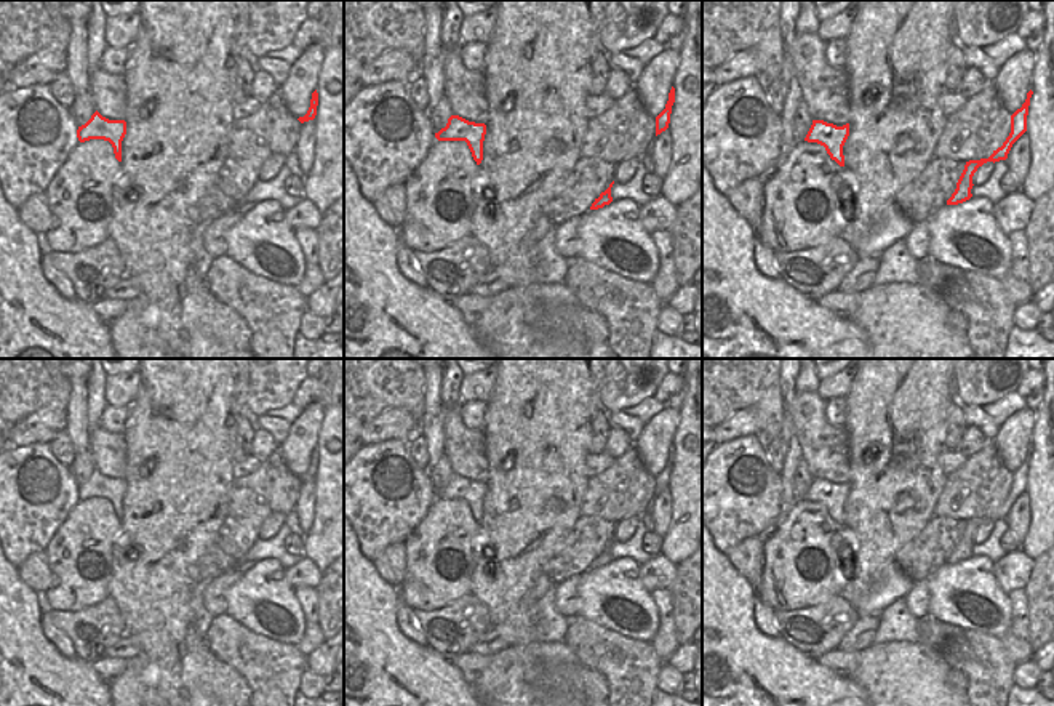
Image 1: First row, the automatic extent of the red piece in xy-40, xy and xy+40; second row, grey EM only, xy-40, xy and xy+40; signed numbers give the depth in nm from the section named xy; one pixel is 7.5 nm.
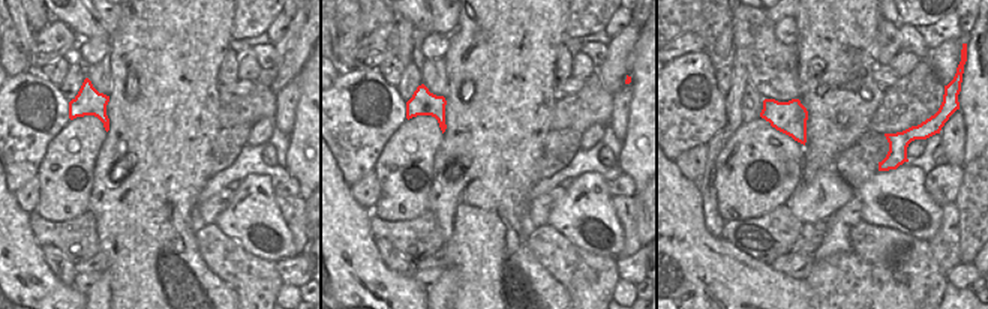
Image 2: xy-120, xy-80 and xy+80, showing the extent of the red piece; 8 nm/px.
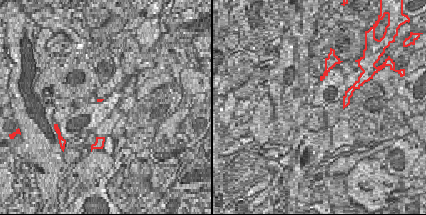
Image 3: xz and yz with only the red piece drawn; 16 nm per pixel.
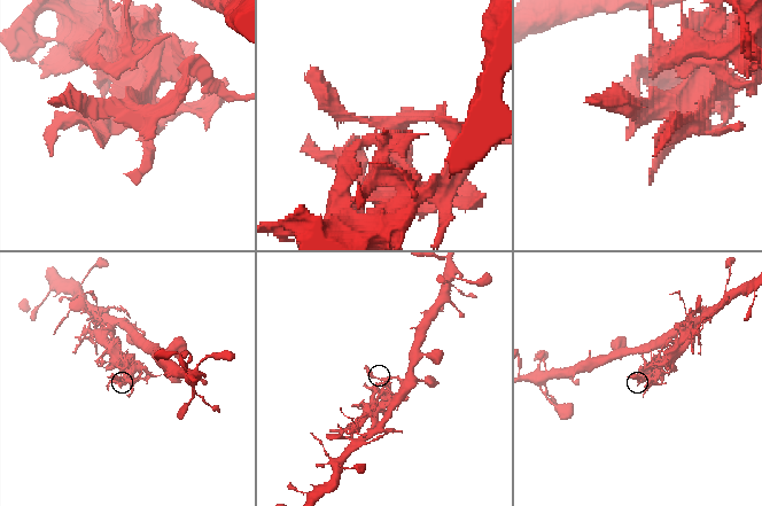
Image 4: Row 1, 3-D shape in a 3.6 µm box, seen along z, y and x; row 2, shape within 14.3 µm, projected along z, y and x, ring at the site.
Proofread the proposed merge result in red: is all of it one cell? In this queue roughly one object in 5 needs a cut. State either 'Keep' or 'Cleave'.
Cleave.

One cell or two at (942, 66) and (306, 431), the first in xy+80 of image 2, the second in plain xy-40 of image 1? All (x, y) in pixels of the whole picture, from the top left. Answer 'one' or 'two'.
one

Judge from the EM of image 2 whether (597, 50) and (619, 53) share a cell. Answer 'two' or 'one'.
two

